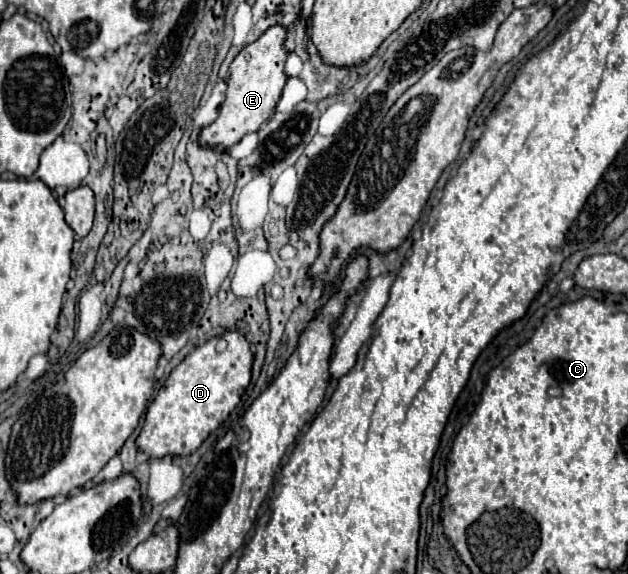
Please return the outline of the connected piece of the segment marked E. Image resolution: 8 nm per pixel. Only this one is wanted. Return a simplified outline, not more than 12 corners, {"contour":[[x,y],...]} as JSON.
{"contour":[[275,24],[229,68],[201,146],[227,150],[273,116],[287,82]]}

